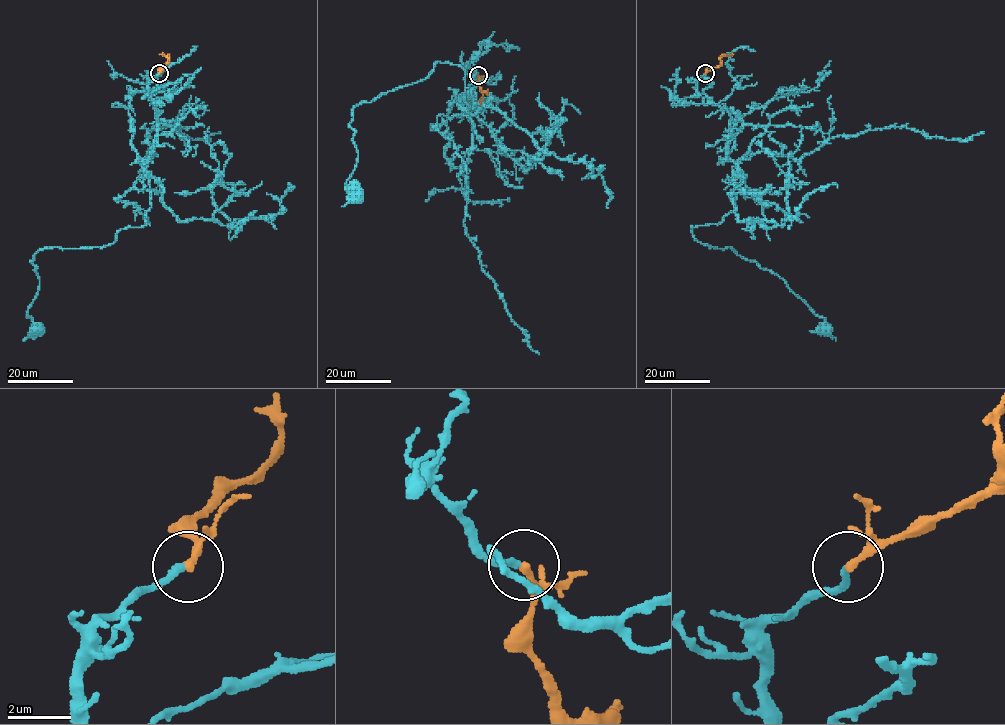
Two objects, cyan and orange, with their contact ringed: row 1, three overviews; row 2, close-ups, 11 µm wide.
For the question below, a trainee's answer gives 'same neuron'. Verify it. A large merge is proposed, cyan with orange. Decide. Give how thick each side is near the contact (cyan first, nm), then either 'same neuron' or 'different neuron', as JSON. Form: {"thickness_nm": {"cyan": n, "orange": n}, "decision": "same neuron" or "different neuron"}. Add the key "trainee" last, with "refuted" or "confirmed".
{"thickness_nm": {"cyan": 220, "orange": 260}, "decision": "same neuron", "trainee": "confirmed"}

